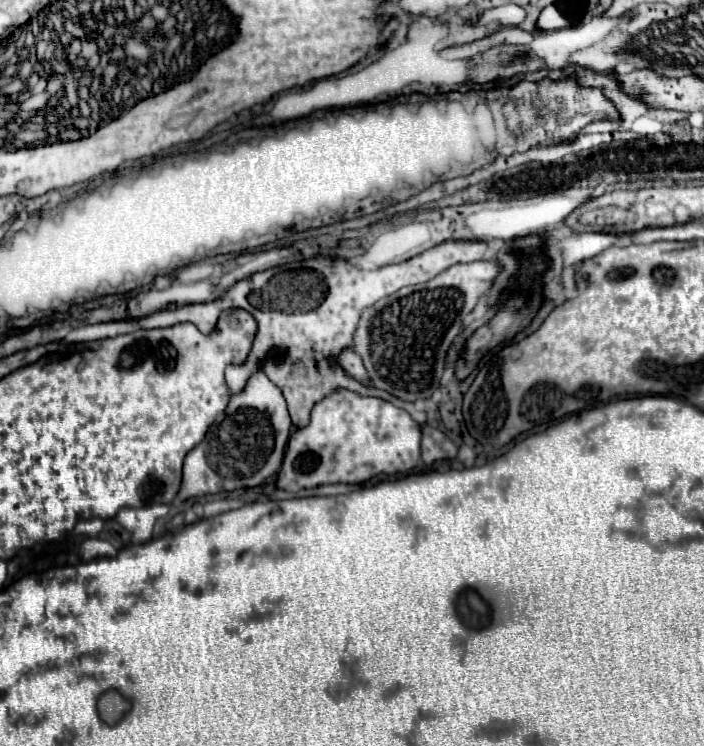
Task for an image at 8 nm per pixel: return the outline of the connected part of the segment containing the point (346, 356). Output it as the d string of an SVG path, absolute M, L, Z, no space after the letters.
M345 347L345 349L337 355L335 363L337 363L349 377L357 379L357 381L363 383L365 387L371 387L371 385L369 385L371 381L369 381L369 375L367 375L367 371L365 371L363 361L351 347Z

